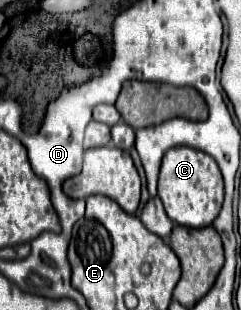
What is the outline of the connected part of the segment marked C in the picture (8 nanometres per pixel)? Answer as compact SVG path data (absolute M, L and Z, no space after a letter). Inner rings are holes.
M173 147L165 153L159 175L159 197L165 213L177 225L201 229L209 227L221 211L223 203L223 177L213 157L191 147Z

